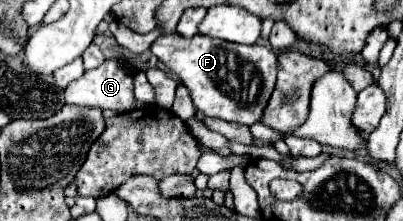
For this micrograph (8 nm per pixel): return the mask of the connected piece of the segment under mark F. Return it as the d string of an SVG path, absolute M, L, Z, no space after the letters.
M174 31L158 37L150 51L190 91L196 109L200 109L206 117L218 117L244 125L260 121L262 109L266 107L276 83L276 55L272 47L260 43L230 43L200 33L194 37L182 37Z

